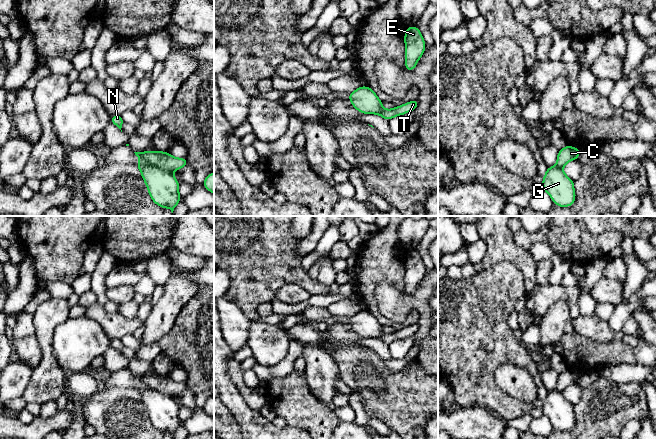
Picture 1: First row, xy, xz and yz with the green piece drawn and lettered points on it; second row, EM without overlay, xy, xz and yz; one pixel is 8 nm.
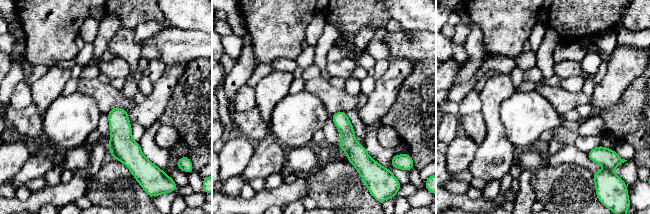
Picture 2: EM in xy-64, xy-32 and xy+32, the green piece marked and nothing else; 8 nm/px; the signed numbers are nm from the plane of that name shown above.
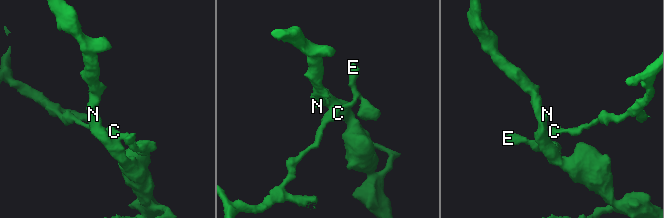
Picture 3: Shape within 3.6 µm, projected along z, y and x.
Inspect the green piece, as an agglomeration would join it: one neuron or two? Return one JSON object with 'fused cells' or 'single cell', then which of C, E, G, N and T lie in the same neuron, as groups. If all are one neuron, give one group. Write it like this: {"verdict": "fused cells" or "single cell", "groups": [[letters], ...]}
{"verdict": "fused cells", "groups": [["C", "E", "T"], ["G", "N"]]}

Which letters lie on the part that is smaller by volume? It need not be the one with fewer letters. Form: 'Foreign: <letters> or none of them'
Foreign: C, E, T

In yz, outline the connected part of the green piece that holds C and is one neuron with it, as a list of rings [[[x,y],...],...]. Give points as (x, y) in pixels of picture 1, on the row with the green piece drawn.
[[[566,145],[564,148],[560,149],[557,154],[556,166],[562,169],[568,162],[578,160],[580,152],[580,148],[573,148],[570,145]]]

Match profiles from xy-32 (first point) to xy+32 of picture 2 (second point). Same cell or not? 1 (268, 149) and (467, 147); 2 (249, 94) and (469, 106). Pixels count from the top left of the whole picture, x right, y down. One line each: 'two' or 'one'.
1: two
2: one

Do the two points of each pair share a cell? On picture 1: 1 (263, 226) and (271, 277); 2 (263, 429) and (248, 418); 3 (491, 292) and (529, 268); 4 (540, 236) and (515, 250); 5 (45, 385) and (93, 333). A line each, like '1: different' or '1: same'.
1: same
2: same
3: different
4: different
5: different

